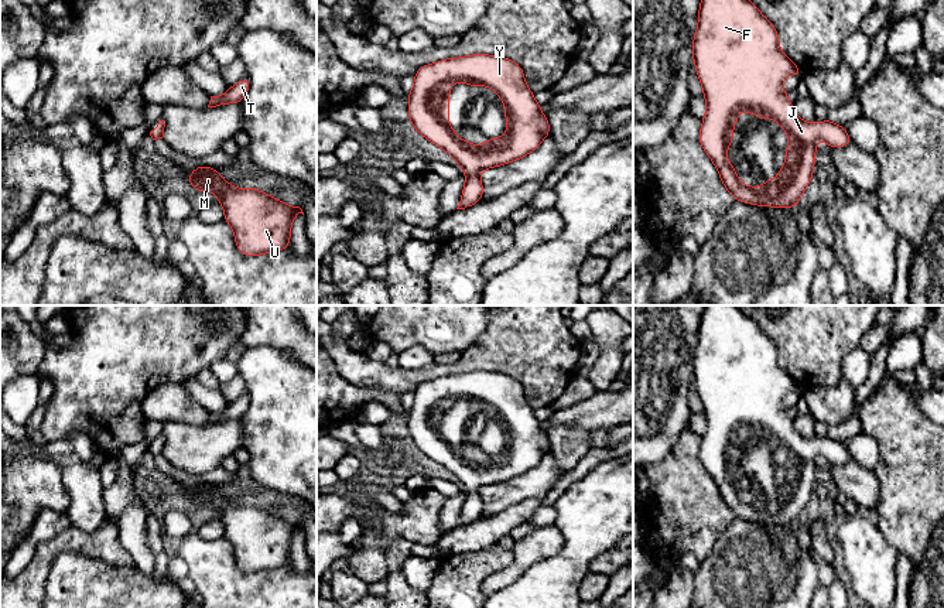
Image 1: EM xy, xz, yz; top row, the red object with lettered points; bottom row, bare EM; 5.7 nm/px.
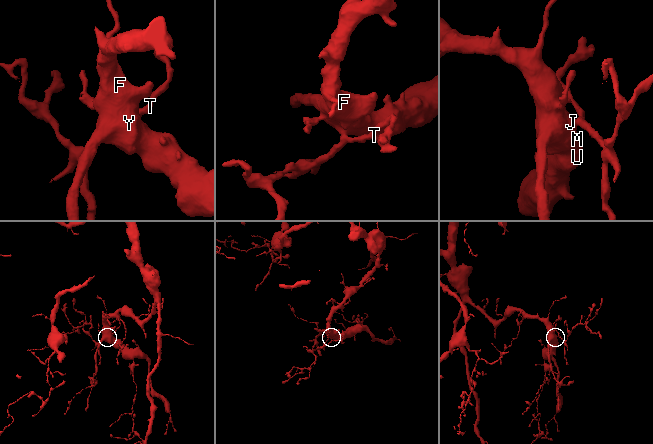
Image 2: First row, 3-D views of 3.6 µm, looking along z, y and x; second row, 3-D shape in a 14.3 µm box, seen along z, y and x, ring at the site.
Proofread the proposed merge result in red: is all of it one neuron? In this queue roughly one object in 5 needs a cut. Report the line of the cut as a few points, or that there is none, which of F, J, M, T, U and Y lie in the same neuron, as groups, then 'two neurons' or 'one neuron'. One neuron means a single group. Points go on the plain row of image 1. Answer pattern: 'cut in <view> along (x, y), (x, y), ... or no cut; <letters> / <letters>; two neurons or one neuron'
no cut; F J M T U Y; one neuron

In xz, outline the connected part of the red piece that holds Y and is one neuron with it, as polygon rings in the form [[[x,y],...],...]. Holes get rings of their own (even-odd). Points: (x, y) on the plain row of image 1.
[[[473,370],[461,375],[447,375],[435,380],[427,380],[417,386],[414,392],[414,402],[407,413],[407,419],[408,438],[415,444],[415,447],[428,458],[445,467],[459,481],[459,485],[468,491],[465,493],[462,513],[456,526],[469,525],[482,516],[483,501],[480,498],[480,489],[485,485],[506,482],[514,477],[520,477],[533,469],[541,458],[550,452],[550,438],[543,431],[541,421],[534,417],[533,409],[526,400],[521,383],[500,372]],[[459,397],[471,402],[473,406],[480,402],[489,403],[497,410],[499,416],[505,420],[505,434],[507,438],[507,447],[502,454],[488,455],[482,462],[475,462],[459,455],[455,447],[449,444],[449,407],[451,403]]]

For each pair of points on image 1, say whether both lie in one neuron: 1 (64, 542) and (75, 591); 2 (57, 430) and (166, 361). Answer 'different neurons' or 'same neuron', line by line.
1: different neurons
2: same neuron

